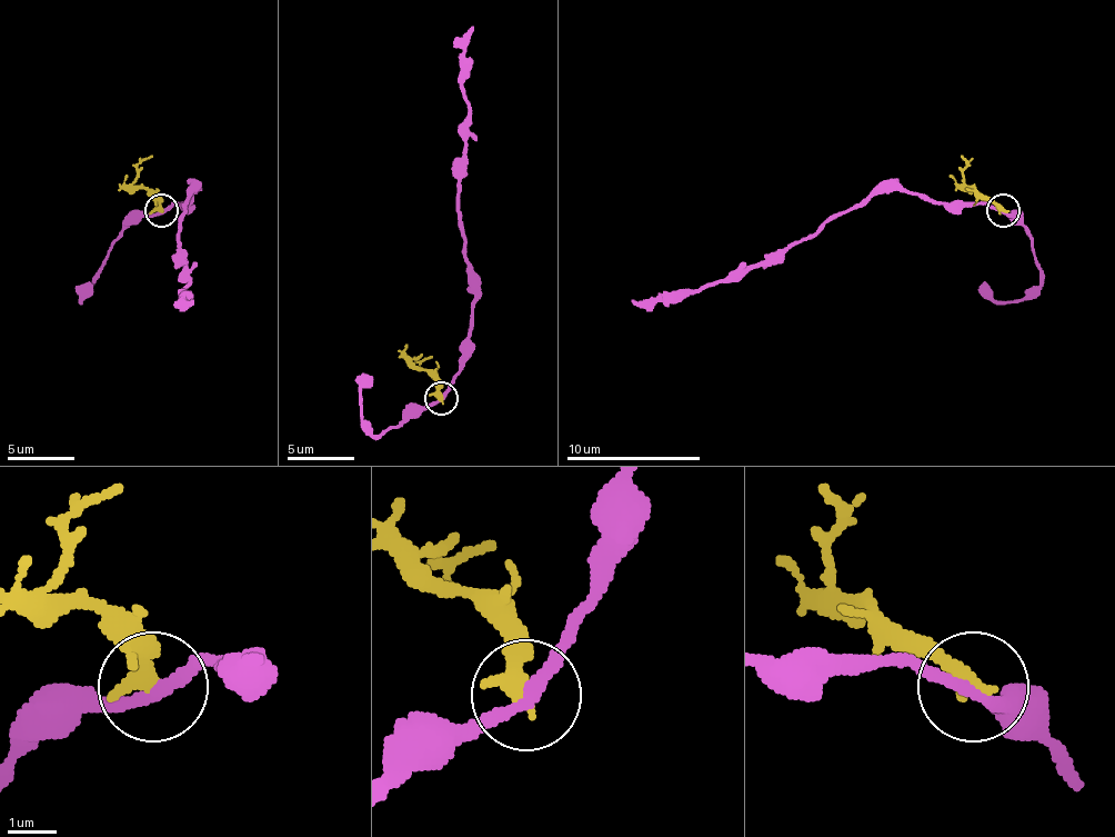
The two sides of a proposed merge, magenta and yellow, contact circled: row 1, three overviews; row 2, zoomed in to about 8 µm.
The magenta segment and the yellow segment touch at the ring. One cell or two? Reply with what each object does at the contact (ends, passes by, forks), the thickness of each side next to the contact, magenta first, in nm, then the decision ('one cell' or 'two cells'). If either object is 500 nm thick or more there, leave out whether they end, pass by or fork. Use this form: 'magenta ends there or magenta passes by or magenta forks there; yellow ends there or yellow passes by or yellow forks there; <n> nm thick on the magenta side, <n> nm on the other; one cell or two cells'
magenta passes by; yellow ends there; 240 nm thick on the magenta side, 440 nm on the other; two cells

